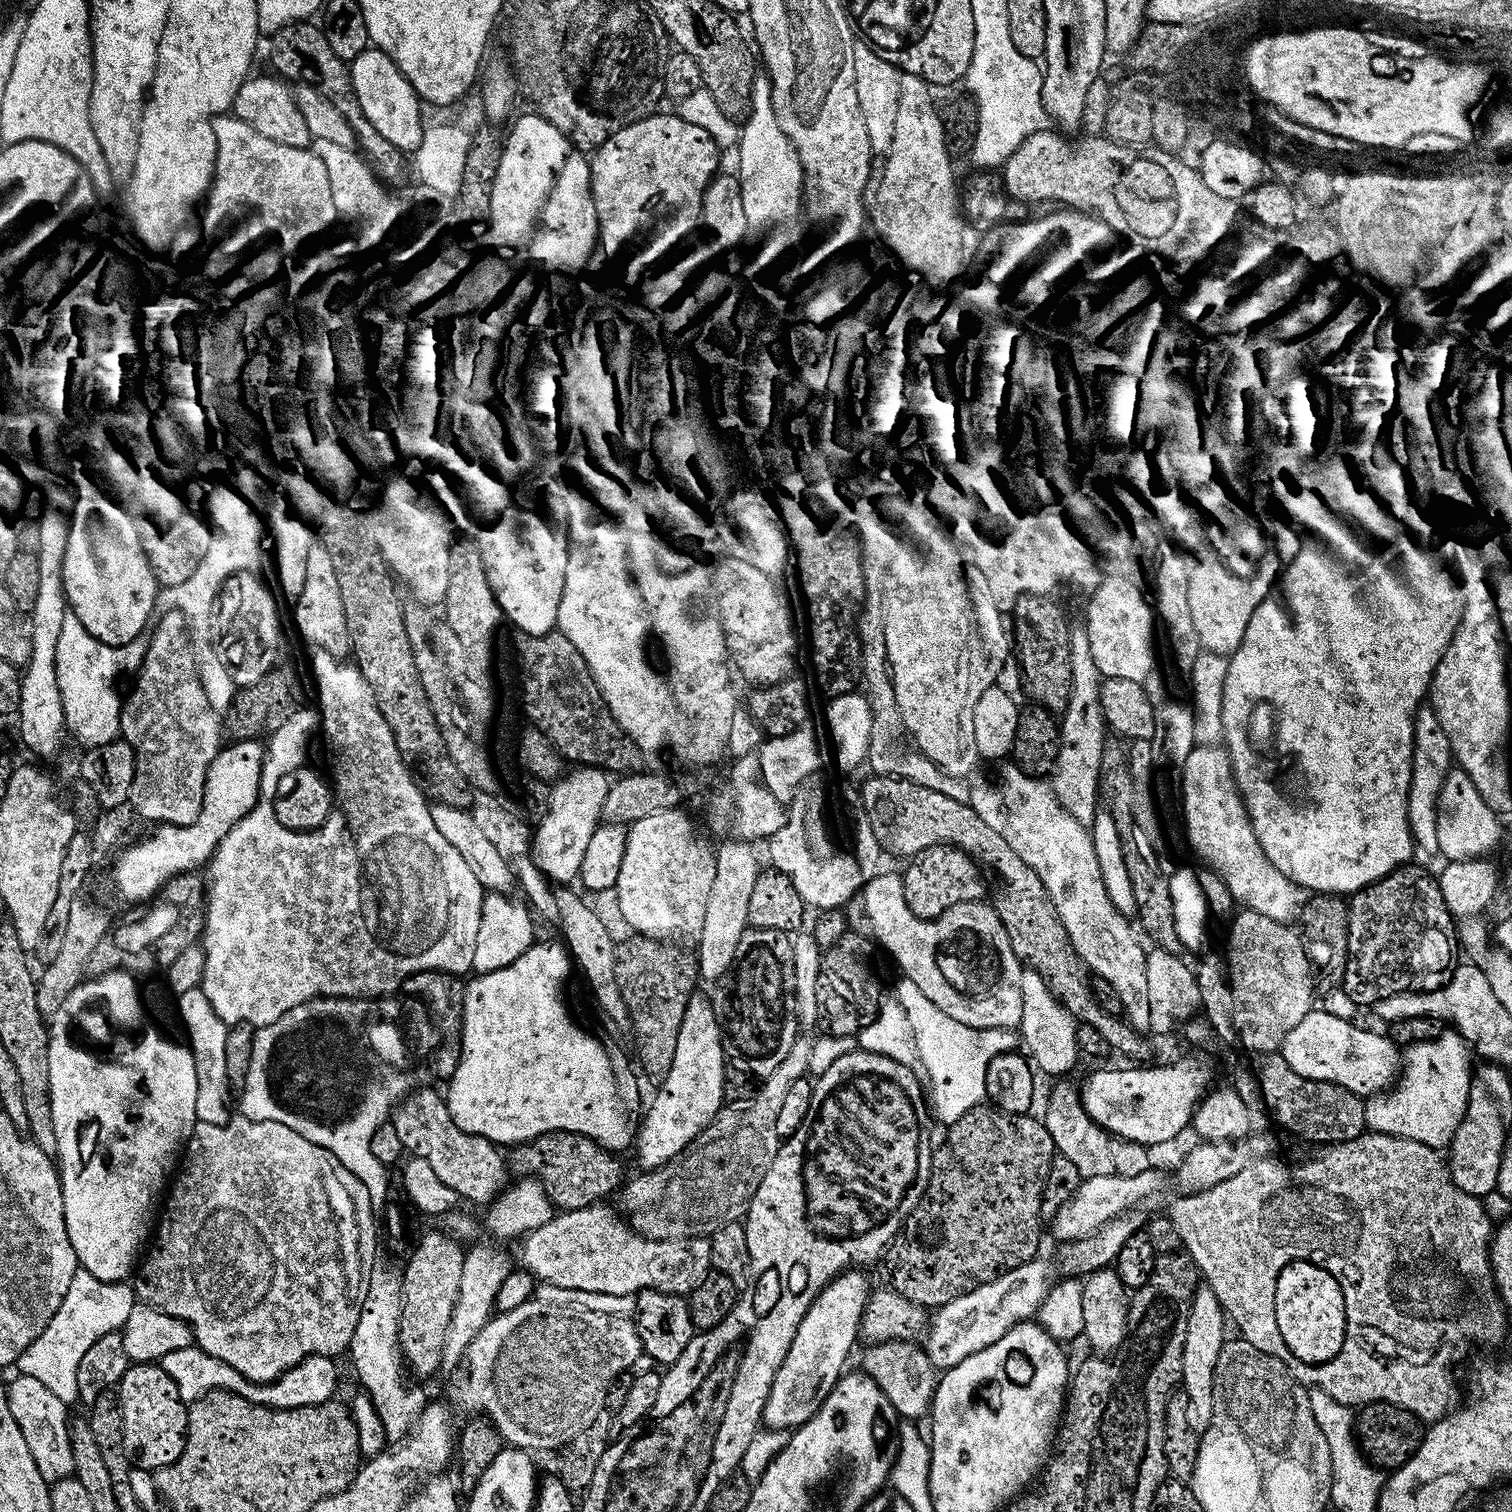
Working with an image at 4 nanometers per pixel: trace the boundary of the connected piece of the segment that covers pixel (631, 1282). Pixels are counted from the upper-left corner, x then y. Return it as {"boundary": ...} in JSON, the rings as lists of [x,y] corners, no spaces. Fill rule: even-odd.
{"boundary":[[[601,1202],[591,1204],[585,1208],[578,1210],[570,1210],[569,1212],[560,1212],[553,1215],[550,1222],[546,1222],[546,1226],[538,1226],[533,1232],[528,1233],[519,1241],[520,1244],[520,1264],[519,1267],[523,1271],[529,1272],[537,1281],[553,1284],[555,1287],[569,1288],[570,1290],[592,1291],[594,1294],[606,1295],[622,1295],[633,1296],[649,1288],[650,1290],[662,1290],[666,1294],[674,1294],[675,1296],[689,1297],[692,1291],[703,1282],[708,1276],[708,1273],[713,1271],[711,1262],[711,1242],[703,1236],[691,1236],[685,1240],[647,1240],[640,1233],[635,1232],[627,1219],[622,1218],[621,1213],[615,1207],[607,1208],[607,1203]]]}

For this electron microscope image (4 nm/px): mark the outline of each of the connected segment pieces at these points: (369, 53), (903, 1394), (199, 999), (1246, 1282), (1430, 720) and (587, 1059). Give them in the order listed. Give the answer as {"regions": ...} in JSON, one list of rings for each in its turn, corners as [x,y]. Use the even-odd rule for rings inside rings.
{"regions":[[[[369,46],[362,54],[358,54],[358,58],[351,60],[350,67],[354,94],[358,94],[358,102],[362,102],[362,114],[366,114],[374,130],[378,130],[386,142],[405,154],[411,153],[422,142],[426,120],[420,117],[422,101],[402,70],[398,70],[396,63],[375,46]]],[[[887,1340],[869,1345],[862,1356],[861,1369],[871,1377],[890,1399],[897,1415],[906,1420],[918,1420],[931,1409],[933,1394],[936,1392],[937,1369],[933,1367],[923,1349],[906,1340]]],[[[199,986],[179,993],[180,1020],[188,1027],[186,1043],[192,1049],[194,1058],[194,1074],[198,1074],[198,1098],[194,1101],[196,1119],[201,1124],[222,1126],[230,1119],[228,1113],[228,1096],[230,1089],[226,1078],[226,1034],[229,1025],[214,1014],[214,1006],[206,998],[206,994]]],[[[1365,1131],[1358,1138],[1347,1140],[1341,1144],[1329,1144],[1321,1147],[1317,1156],[1304,1160],[1301,1164],[1287,1164],[1284,1160],[1277,1158],[1265,1158],[1254,1160],[1250,1166],[1238,1170],[1234,1178],[1226,1178],[1226,1182],[1218,1182],[1208,1190],[1194,1192],[1188,1195],[1181,1195],[1180,1200],[1172,1204],[1172,1228],[1176,1236],[1181,1240],[1183,1251],[1192,1257],[1196,1263],[1197,1273],[1202,1277],[1203,1283],[1218,1298],[1218,1302],[1224,1308],[1224,1315],[1229,1321],[1236,1323],[1239,1335],[1250,1346],[1278,1358],[1282,1366],[1292,1377],[1305,1386],[1315,1386],[1319,1391],[1330,1394],[1338,1402],[1349,1406],[1363,1406],[1374,1402],[1386,1402],[1399,1408],[1410,1410],[1422,1422],[1435,1422],[1448,1415],[1449,1411],[1457,1407],[1456,1400],[1456,1376],[1452,1373],[1452,1367],[1456,1359],[1463,1354],[1467,1348],[1477,1342],[1484,1342],[1489,1337],[1484,1333],[1484,1328],[1476,1328],[1472,1336],[1468,1336],[1468,1320],[1476,1320],[1476,1324],[1484,1324],[1484,1320],[1491,1320],[1488,1329],[1492,1331],[1491,1339],[1500,1340],[1504,1336],[1504,1327],[1508,1324],[1509,1313],[1503,1304],[1494,1303],[1494,1285],[1492,1283],[1492,1257],[1490,1245],[1494,1223],[1488,1217],[1484,1209],[1485,1201],[1478,1196],[1471,1196],[1462,1190],[1458,1190],[1452,1181],[1451,1173],[1448,1170],[1445,1157],[1437,1149],[1426,1146],[1422,1142],[1414,1142],[1410,1138],[1398,1138],[1381,1132]],[[1282,1264],[1316,1264],[1322,1270],[1326,1270],[1340,1286],[1344,1300],[1346,1300],[1346,1330],[1342,1330],[1342,1348],[1340,1354],[1332,1356],[1330,1362],[1318,1362],[1316,1368],[1304,1368],[1290,1364],[1288,1354],[1280,1338],[1276,1336],[1274,1316],[1272,1316],[1272,1288],[1276,1272]]],[[[1430,706],[1416,709],[1414,722],[1414,750],[1412,751],[1412,773],[1408,791],[1408,829],[1412,832],[1412,843],[1417,849],[1430,854],[1438,853],[1438,830],[1436,829],[1436,803],[1442,790],[1442,782],[1448,769],[1453,767],[1454,757],[1450,738],[1438,722]]],[[[540,942],[533,943],[532,947],[526,950],[526,954],[522,954],[522,958],[518,958],[514,962],[510,962],[510,966],[506,966],[502,970],[494,970],[493,972],[481,972],[479,974],[473,975],[471,979],[467,981],[464,985],[464,1029],[462,1030],[462,1050],[460,1051],[460,1061],[458,1062],[458,1070],[454,1070],[454,1078],[447,1081],[446,1088],[446,1099],[448,1102],[448,1109],[452,1115],[452,1120],[457,1124],[463,1132],[469,1132],[471,1136],[481,1136],[487,1140],[492,1141],[493,1144],[497,1146],[505,1146],[504,1144],[511,1145],[513,1142],[531,1142],[535,1136],[541,1136],[544,1132],[577,1132],[582,1134],[586,1138],[590,1138],[595,1144],[600,1144],[601,1147],[608,1149],[609,1152],[613,1154],[623,1153],[623,1148],[631,1149],[633,1147],[637,1131],[640,1126],[642,1119],[642,1104],[640,1108],[640,1092],[635,1088],[634,1085],[628,1084],[623,1088],[620,1085],[620,1076],[616,1073],[616,1068],[612,1065],[612,1060],[608,1057],[608,1052],[579,1024],[578,1021],[572,1017],[572,1012],[568,1009],[568,1004],[564,1001],[564,983],[568,980],[568,964],[570,968],[570,957],[563,945],[563,943],[555,942],[556,944],[540,944]]]]}

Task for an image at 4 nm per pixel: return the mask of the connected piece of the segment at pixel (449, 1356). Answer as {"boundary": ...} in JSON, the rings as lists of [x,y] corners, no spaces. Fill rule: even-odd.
{"boundary":[[[472,1248],[464,1254],[462,1262],[462,1278],[458,1285],[458,1300],[454,1302],[454,1314],[446,1327],[443,1367],[452,1370],[456,1367],[467,1348],[478,1332],[492,1319],[498,1298],[498,1290],[502,1282],[506,1282],[508,1273],[513,1271],[514,1264],[508,1261],[508,1256],[500,1248]]]}

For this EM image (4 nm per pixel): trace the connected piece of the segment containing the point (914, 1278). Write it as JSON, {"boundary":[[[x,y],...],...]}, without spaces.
{"boundary":[[[977,1106],[966,1111],[966,1114],[948,1128],[948,1136],[944,1140],[944,1145],[931,1153],[932,1181],[927,1181],[926,1191],[914,1213],[917,1240],[897,1238],[890,1245],[890,1257],[892,1256],[890,1288],[902,1298],[908,1299],[925,1310],[935,1310],[941,1308],[946,1302],[954,1302],[954,1298],[962,1298],[962,1294],[970,1294],[970,1290],[986,1282],[998,1279],[1004,1272],[1009,1272],[1026,1262],[1037,1259],[1039,1252],[1036,1251],[1040,1248],[1040,1223],[1042,1223],[1040,1207],[1042,1206],[1044,1176],[1048,1172],[1052,1157],[1057,1155],[1057,1151],[1050,1130],[1046,1130],[1043,1119],[1036,1117],[1035,1120],[1034,1117],[1035,1115],[1032,1114],[1009,1116],[1007,1112],[1001,1112],[995,1106]]]}

